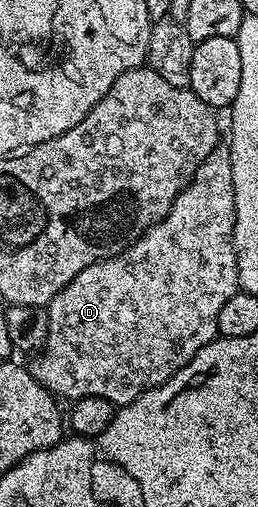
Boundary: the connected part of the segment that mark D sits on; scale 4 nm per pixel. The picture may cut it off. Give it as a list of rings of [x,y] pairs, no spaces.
[[[219,145],[214,148],[212,153],[208,153],[208,157],[203,163],[198,166],[196,173],[192,177],[190,185],[178,194],[176,201],[172,201],[172,209],[168,214],[162,218],[158,223],[152,224],[148,230],[140,236],[135,243],[131,243],[127,251],[121,251],[119,255],[114,255],[110,259],[105,259],[104,261],[96,261],[92,265],[88,265],[88,269],[84,269],[72,277],[72,281],[64,289],[60,289],[60,293],[56,293],[56,297],[52,302],[50,302],[48,308],[49,323],[47,325],[47,339],[46,343],[43,344],[40,351],[33,356],[34,367],[32,366],[32,374],[34,379],[41,385],[45,387],[51,395],[62,399],[68,398],[70,400],[83,399],[84,397],[100,397],[101,395],[106,398],[109,403],[115,405],[125,405],[136,401],[136,397],[140,397],[148,389],[152,389],[156,385],[160,385],[164,381],[168,381],[175,373],[182,368],[184,365],[188,365],[188,361],[192,361],[192,357],[196,357],[196,353],[200,353],[200,349],[204,349],[204,345],[208,345],[213,341],[213,339],[218,335],[218,318],[220,317],[220,309],[224,306],[224,301],[228,301],[228,297],[232,297],[236,292],[239,291],[238,285],[238,266],[236,265],[236,249],[234,248],[234,222],[236,221],[236,201],[234,200],[234,190],[232,189],[232,161],[230,160],[230,148],[226,145]]]

